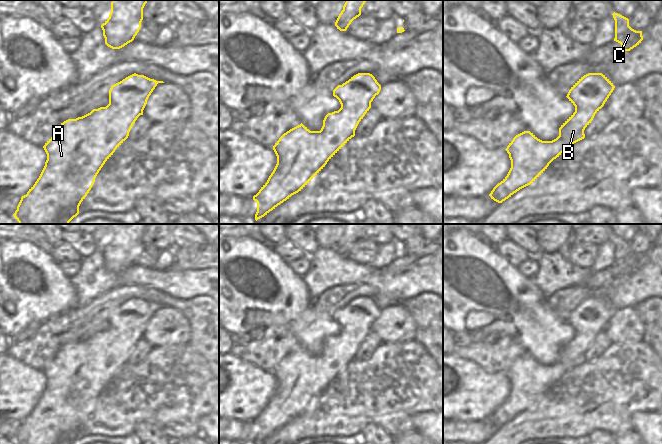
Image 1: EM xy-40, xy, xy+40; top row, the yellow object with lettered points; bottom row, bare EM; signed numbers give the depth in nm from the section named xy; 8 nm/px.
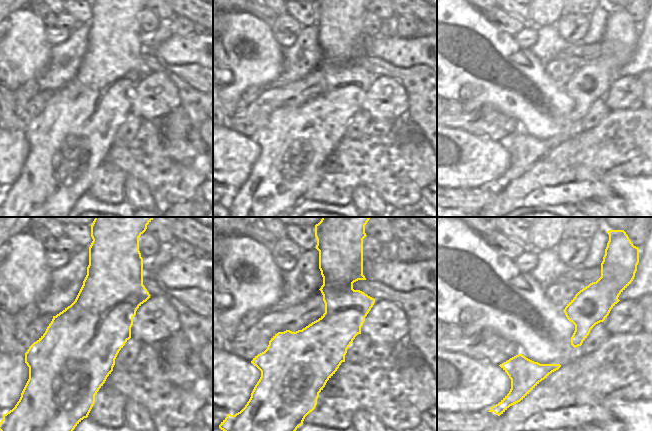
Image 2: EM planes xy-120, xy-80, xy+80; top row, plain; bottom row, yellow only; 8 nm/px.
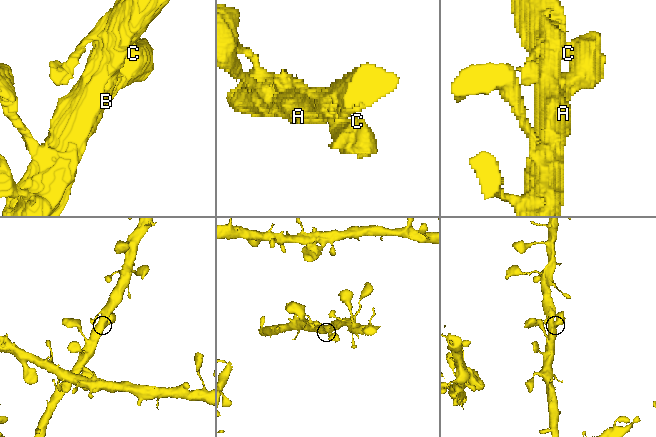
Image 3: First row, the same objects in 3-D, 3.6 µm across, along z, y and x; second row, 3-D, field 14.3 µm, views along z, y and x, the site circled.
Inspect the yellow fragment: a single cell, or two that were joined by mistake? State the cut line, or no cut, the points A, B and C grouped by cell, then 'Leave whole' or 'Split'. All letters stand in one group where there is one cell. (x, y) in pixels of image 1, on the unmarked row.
No split. Groups: A B C. Leave whole.

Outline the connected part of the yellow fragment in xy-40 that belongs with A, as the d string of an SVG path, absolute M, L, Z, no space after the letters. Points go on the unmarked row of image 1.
M136 297L126 301L122 305L111 310L109 314L109 328L106 331L100 331L98 333L93 333L90 337L78 341L76 343L68 343L61 347L57 352L55 358L45 367L43 370L46 378L47 384L45 386L45 390L35 406L35 408L29 413L26 419L21 421L21 424L17 430L17 434L13 438L15 443L17 444L72 444L79 438L79 430L81 426L85 423L89 415L91 414L95 402L105 386L113 379L115 374L128 362L129 356L140 339L143 339L143 334L147 328L147 324L158 307L164 307L163 305L156 305L154 303L150 303L144 299L138 299Z

